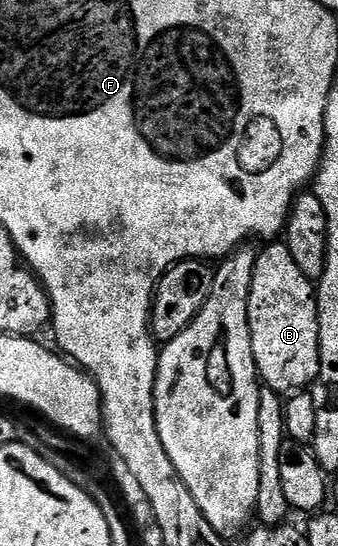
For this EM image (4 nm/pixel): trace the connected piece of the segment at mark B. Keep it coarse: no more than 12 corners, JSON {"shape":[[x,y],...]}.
{"shape":[[284,241],[257,252],[251,349],[268,390],[321,374],[314,280]]}

